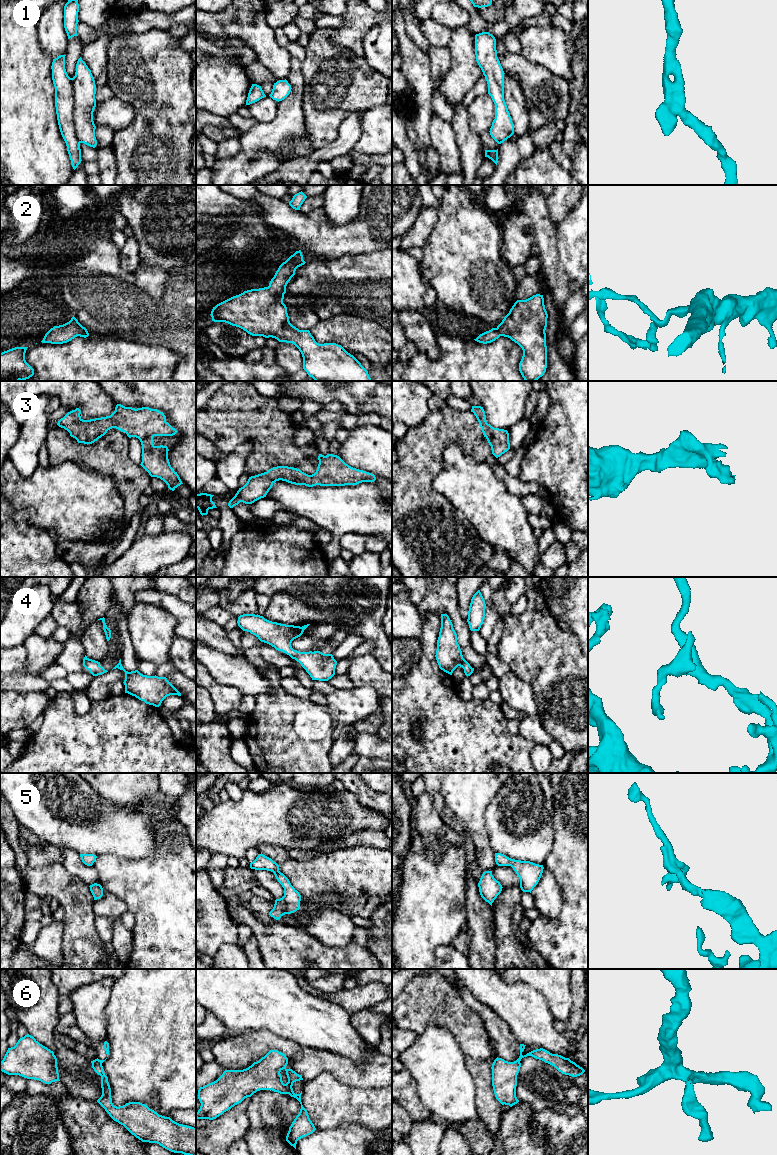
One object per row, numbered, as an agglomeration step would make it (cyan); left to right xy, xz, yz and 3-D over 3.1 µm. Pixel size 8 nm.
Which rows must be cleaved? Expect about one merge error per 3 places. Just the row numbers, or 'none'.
6

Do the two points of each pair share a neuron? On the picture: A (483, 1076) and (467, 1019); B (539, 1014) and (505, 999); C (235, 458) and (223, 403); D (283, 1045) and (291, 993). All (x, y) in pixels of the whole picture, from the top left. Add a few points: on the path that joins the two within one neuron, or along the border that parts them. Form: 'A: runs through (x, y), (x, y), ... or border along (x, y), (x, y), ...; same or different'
A: border along (466, 1055), (480, 1060), (496, 1056); different
B: runs through (531, 1014), (528, 1014), (517, 1003), (513, 1002); same
C: border along (249, 439), (241, 442), (226, 454); different
D: border along (262, 1029), (306, 1047); different

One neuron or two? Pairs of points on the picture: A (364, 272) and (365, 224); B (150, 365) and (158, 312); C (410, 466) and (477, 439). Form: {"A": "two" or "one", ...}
{"A": "two", "B": "two", "C": "one"}

